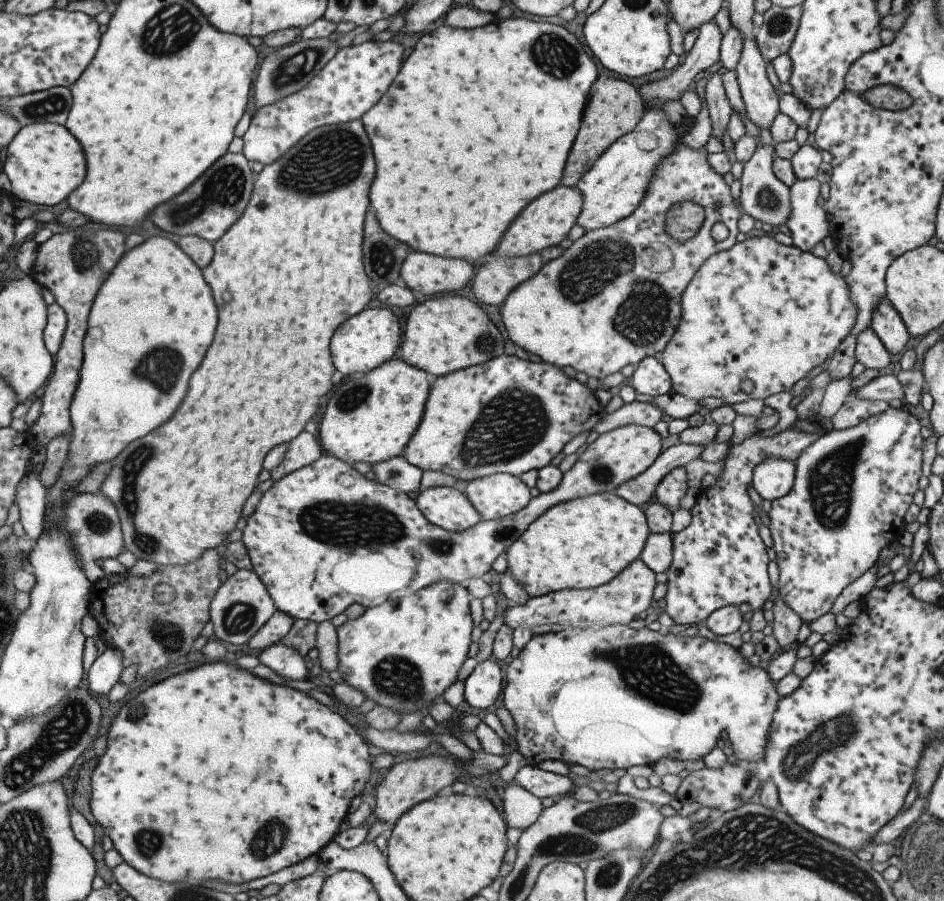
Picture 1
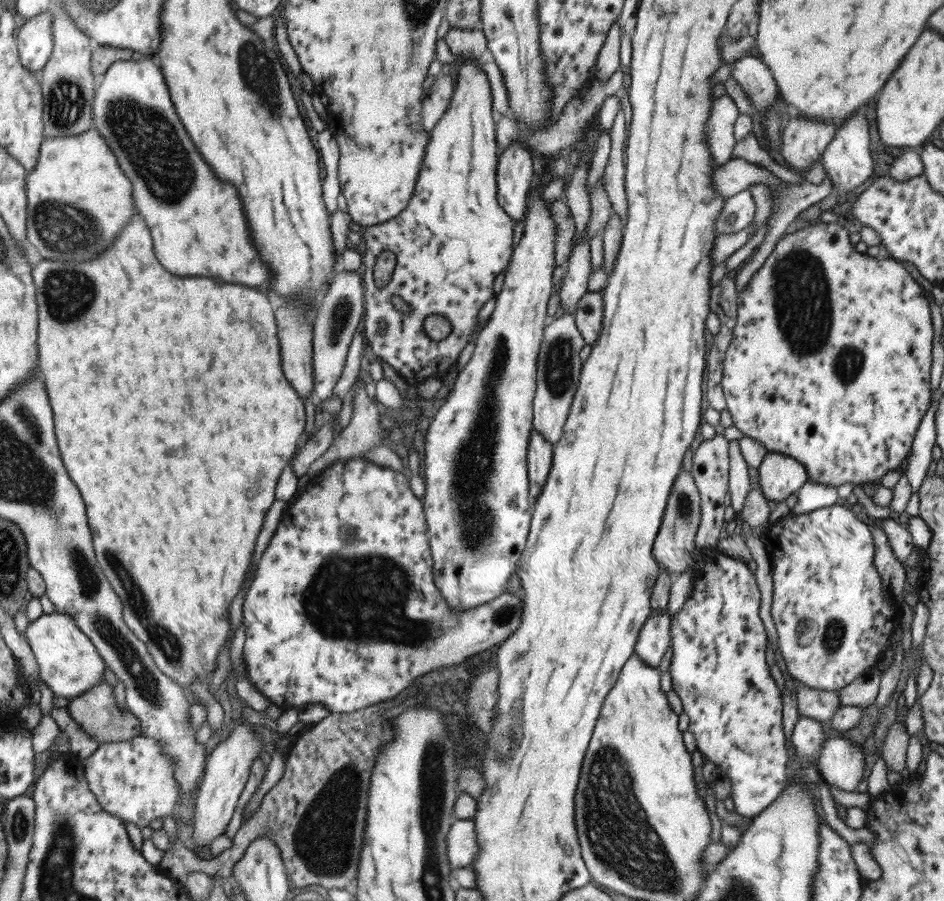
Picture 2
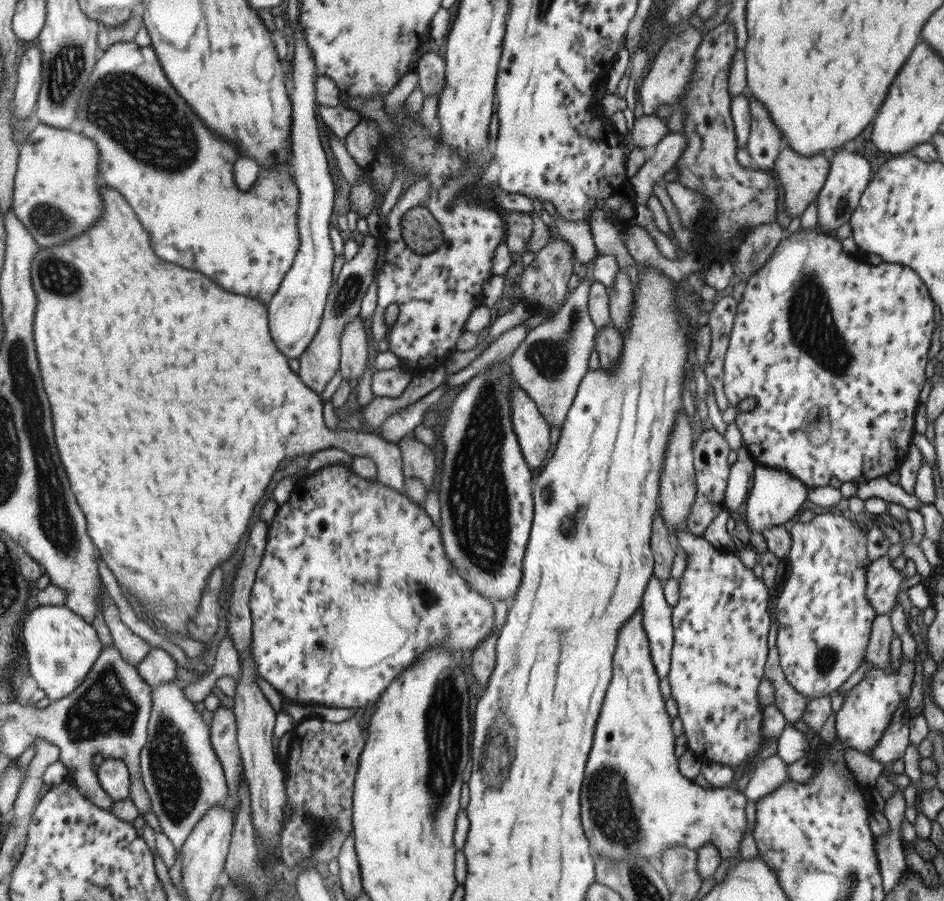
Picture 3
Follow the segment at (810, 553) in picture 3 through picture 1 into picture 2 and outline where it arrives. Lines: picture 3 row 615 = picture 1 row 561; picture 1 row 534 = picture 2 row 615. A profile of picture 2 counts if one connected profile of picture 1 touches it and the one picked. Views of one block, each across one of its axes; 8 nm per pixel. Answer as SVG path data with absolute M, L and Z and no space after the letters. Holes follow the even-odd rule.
M831 505L823 508L812 510L803 514L790 514L769 524L766 529L761 532L761 538L766 553L770 558L771 576L769 577L772 587L772 601L770 604L770 615L776 630L777 646L781 654L781 658L785 663L785 670L793 679L801 682L805 687L817 691L833 691L845 688L855 678L864 678L874 670L877 664L877 658L885 652L890 646L890 636L895 626L900 625L901 620L901 600L895 599L892 594L881 586L881 579L875 567L873 566L874 544L868 529L868 526L855 518L855 513L851 511L850 506Z

